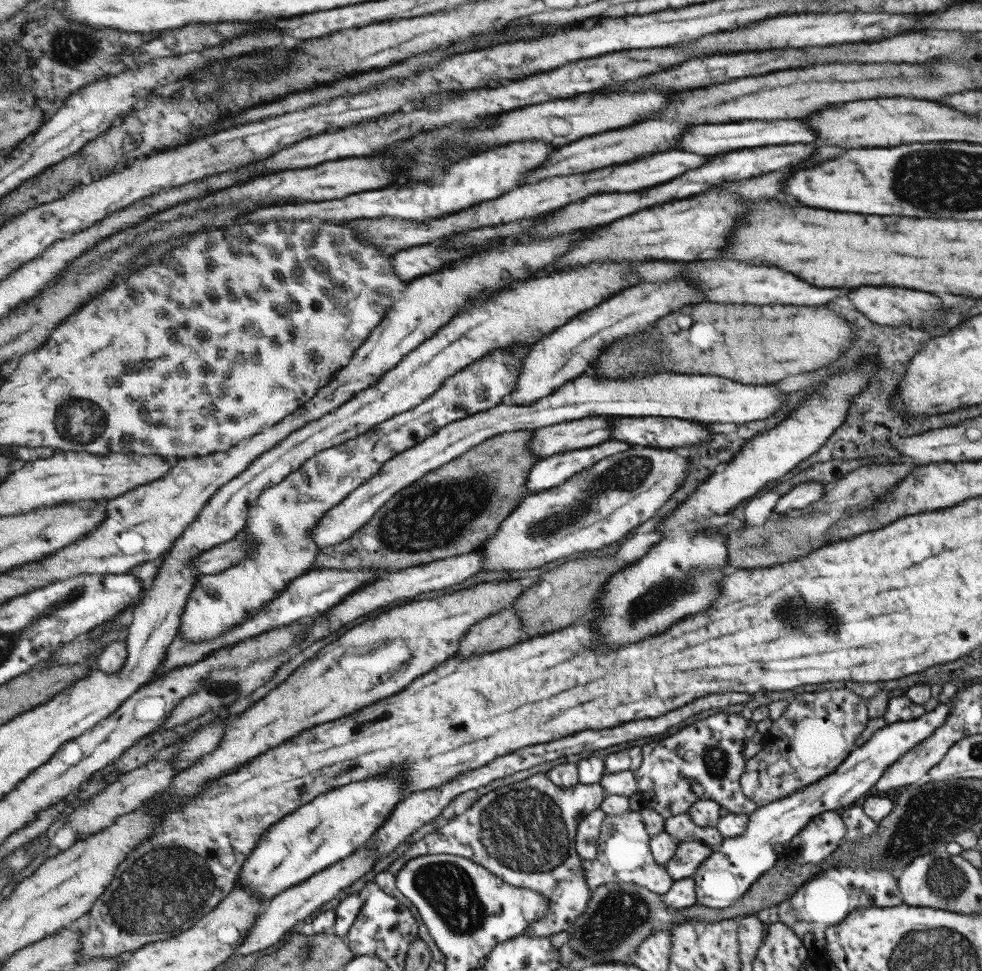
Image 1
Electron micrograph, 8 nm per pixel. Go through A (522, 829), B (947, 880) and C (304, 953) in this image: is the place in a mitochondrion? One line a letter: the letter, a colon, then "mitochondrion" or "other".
A: mitochondrion
B: mitochondrion
C: mitochondrion

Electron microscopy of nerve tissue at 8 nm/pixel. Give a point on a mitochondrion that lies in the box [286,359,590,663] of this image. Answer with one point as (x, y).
(433, 517)

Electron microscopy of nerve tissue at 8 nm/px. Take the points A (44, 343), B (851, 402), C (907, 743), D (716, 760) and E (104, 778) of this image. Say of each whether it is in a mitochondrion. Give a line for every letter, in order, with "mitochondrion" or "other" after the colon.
A: other
B: other
C: other
D: mitochondrion
E: other

